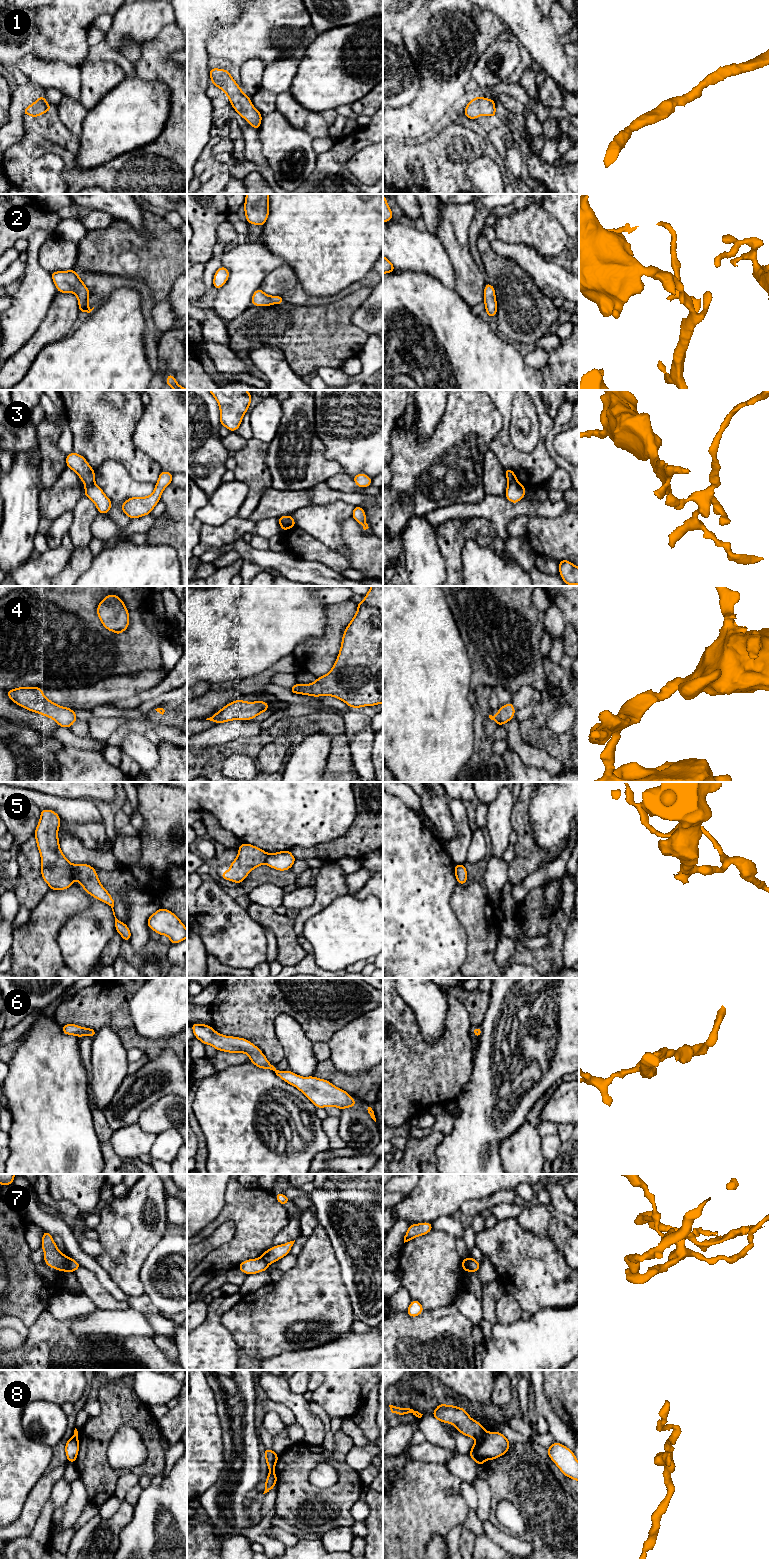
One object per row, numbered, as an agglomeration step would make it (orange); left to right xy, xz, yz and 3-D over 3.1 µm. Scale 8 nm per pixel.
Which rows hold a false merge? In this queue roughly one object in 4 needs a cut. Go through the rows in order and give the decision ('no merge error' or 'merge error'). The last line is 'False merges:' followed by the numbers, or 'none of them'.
1: no merge error
2: no merge error
3: merge error
4: no merge error
5: merge error
6: no merge error
7: merge error
8: merge error
False merges: 3, 5, 7, 8

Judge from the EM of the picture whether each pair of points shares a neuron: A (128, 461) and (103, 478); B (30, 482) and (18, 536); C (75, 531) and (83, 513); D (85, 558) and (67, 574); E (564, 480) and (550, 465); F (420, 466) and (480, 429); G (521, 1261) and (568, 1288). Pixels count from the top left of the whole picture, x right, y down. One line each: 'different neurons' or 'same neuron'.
A: different neurons
B: same neuron
C: same neuron
D: same neuron
E: different neurons
F: same neuron
G: same neuron

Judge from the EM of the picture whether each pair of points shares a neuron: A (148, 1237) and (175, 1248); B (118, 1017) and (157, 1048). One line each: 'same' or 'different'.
A: different
B: same

